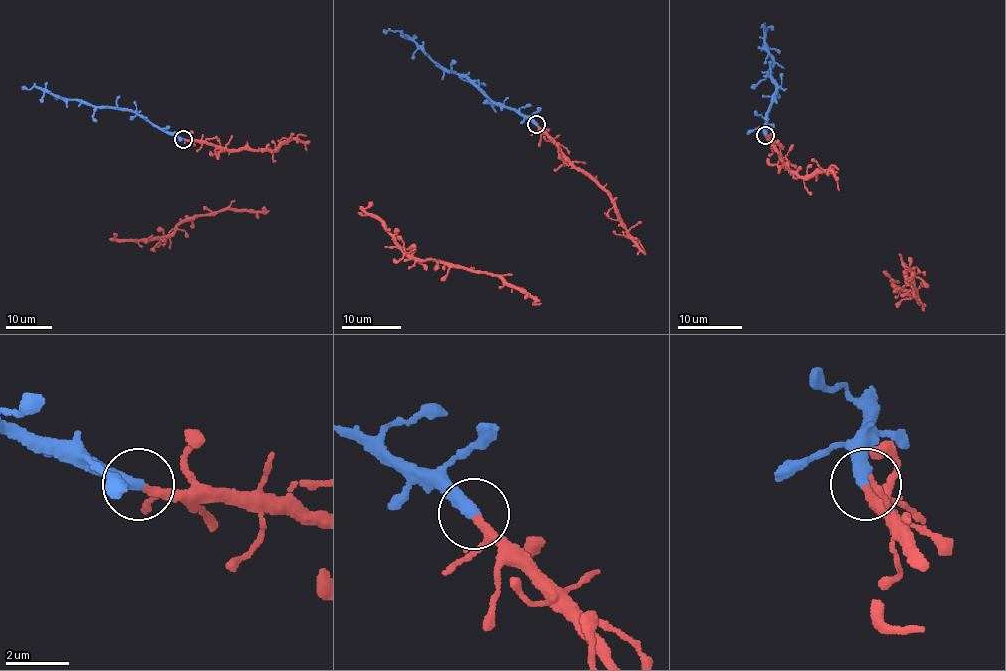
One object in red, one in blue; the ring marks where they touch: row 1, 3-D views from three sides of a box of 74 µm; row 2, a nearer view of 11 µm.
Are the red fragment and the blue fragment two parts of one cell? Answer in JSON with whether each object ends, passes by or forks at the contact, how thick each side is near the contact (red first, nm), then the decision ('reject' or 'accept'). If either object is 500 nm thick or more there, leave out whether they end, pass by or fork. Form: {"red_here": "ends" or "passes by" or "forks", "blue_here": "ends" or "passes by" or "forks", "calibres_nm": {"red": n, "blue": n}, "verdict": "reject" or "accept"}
{"red_here": "passes by", "blue_here": "ends", "calibres_nm": {"red": 190, "blue": 420}, "verdict": "accept"}

